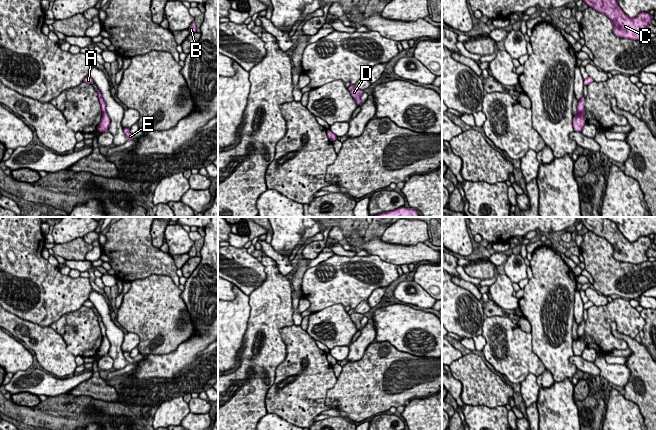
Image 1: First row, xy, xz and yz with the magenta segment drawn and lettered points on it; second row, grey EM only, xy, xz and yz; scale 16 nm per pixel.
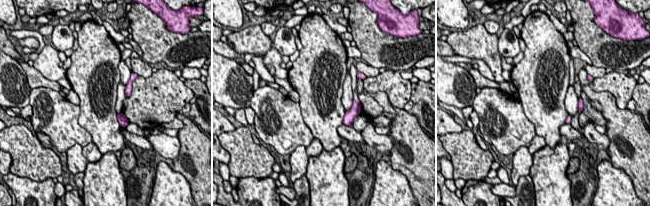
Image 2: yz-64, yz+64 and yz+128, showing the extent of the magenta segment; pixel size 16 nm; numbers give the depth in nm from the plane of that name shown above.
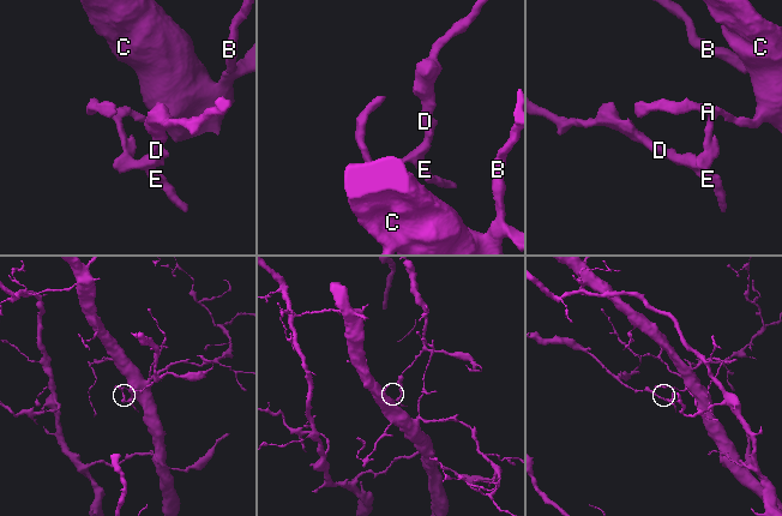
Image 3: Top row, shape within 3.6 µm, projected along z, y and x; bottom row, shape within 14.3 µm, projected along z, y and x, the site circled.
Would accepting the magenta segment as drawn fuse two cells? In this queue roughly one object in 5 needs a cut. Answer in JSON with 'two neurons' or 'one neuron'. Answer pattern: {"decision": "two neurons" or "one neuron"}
{"decision": "two neurons"}

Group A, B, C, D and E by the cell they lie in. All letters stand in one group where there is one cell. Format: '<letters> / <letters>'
A B C / D E

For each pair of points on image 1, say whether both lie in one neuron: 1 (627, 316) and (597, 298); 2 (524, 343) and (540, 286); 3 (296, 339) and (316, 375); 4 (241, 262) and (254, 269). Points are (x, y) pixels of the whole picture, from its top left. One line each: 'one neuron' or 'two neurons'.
1: two neurons
2: two neurons
3: one neuron
4: one neuron

